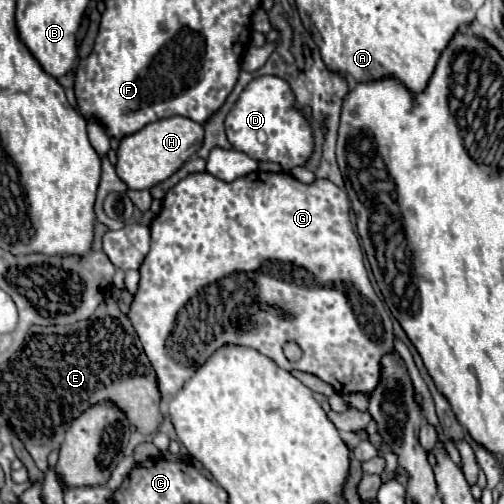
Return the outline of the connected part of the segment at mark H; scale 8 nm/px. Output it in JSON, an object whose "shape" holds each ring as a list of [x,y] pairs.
{"shape":[[[167,117],[145,125],[133,135],[127,135],[119,141],[117,149],[117,175],[129,189],[151,189],[153,185],[171,177],[189,157],[197,153],[203,143],[203,125],[187,117]]]}

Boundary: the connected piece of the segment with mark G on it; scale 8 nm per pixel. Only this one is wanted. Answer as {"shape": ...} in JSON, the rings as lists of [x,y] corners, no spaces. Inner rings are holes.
{"shape":[[[207,171],[205,173],[193,173],[193,175],[185,177],[185,179],[181,179],[175,187],[171,187],[167,191],[167,195],[163,199],[161,215],[157,213],[157,217],[151,223],[151,249],[149,249],[145,261],[139,267],[139,275],[141,275],[139,289],[133,295],[133,303],[131,303],[131,309],[129,309],[129,319],[131,319],[131,323],[133,323],[135,331],[137,331],[137,337],[139,337],[141,345],[143,345],[143,351],[145,351],[147,359],[151,361],[151,367],[155,369],[157,387],[159,387],[159,393],[161,393],[161,405],[163,407],[183,387],[183,383],[189,381],[189,377],[197,371],[197,367],[201,363],[205,363],[205,359],[215,349],[219,349],[221,345],[227,345],[227,343],[249,345],[253,349],[261,351],[263,355],[271,357],[279,367],[283,367],[287,371],[297,369],[297,371],[313,373],[319,379],[323,379],[329,385],[333,385],[333,389],[337,393],[341,393],[341,395],[343,393],[357,393],[357,391],[371,393],[377,387],[377,383],[379,383],[379,373],[381,373],[381,363],[379,361],[383,357],[383,353],[393,351],[393,325],[391,325],[391,317],[389,317],[383,301],[373,291],[373,285],[371,285],[371,281],[367,277],[367,271],[365,271],[365,265],[363,265],[361,245],[357,241],[355,229],[353,229],[351,217],[349,217],[347,195],[337,185],[333,185],[327,179],[317,179],[315,183],[305,185],[305,183],[297,181],[295,177],[281,175],[281,173],[269,173],[269,171],[249,173],[249,175],[245,175],[245,177],[241,177],[241,179],[233,181],[233,183],[225,183],[225,181],[209,175]],[[329,319],[349,319],[349,321],[341,321],[343,325],[339,327],[339,331],[335,333],[335,329],[331,329],[331,335],[329,335]],[[287,341],[299,343],[299,347],[303,349],[303,359],[291,363],[283,355],[281,347]]]}

